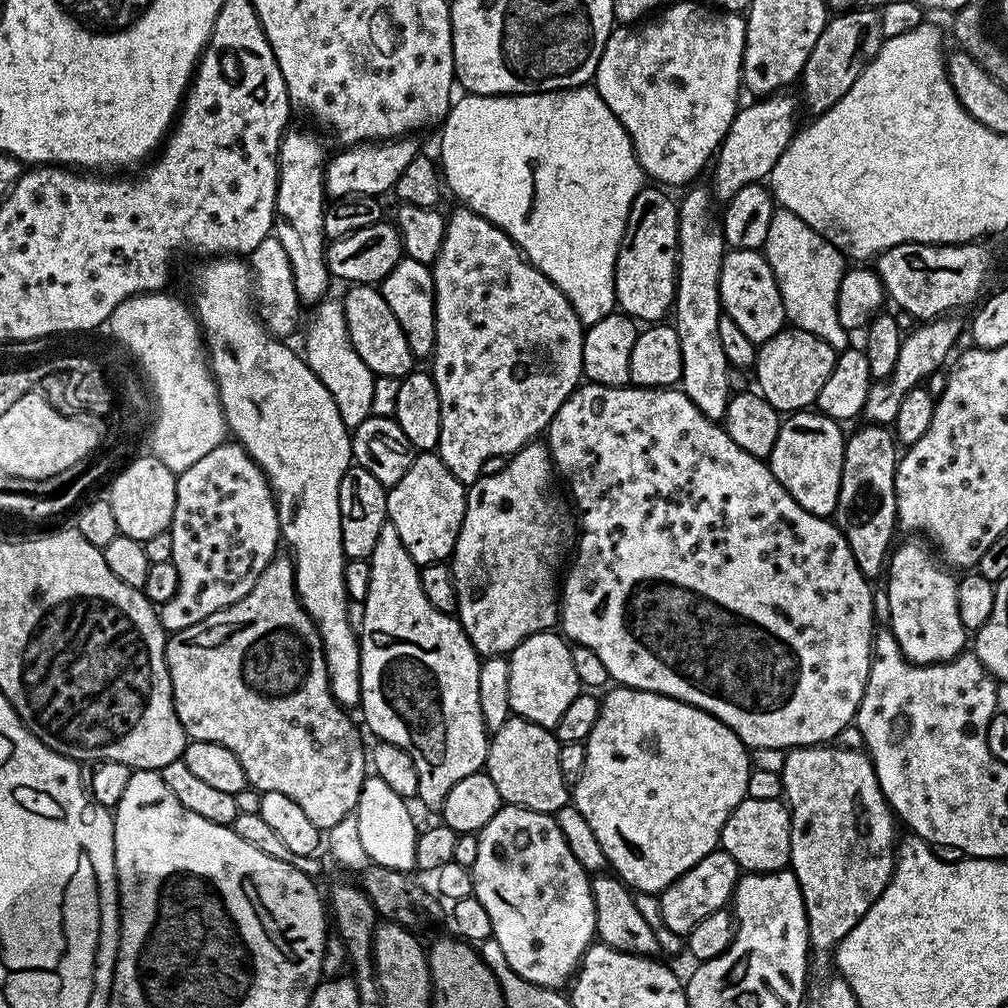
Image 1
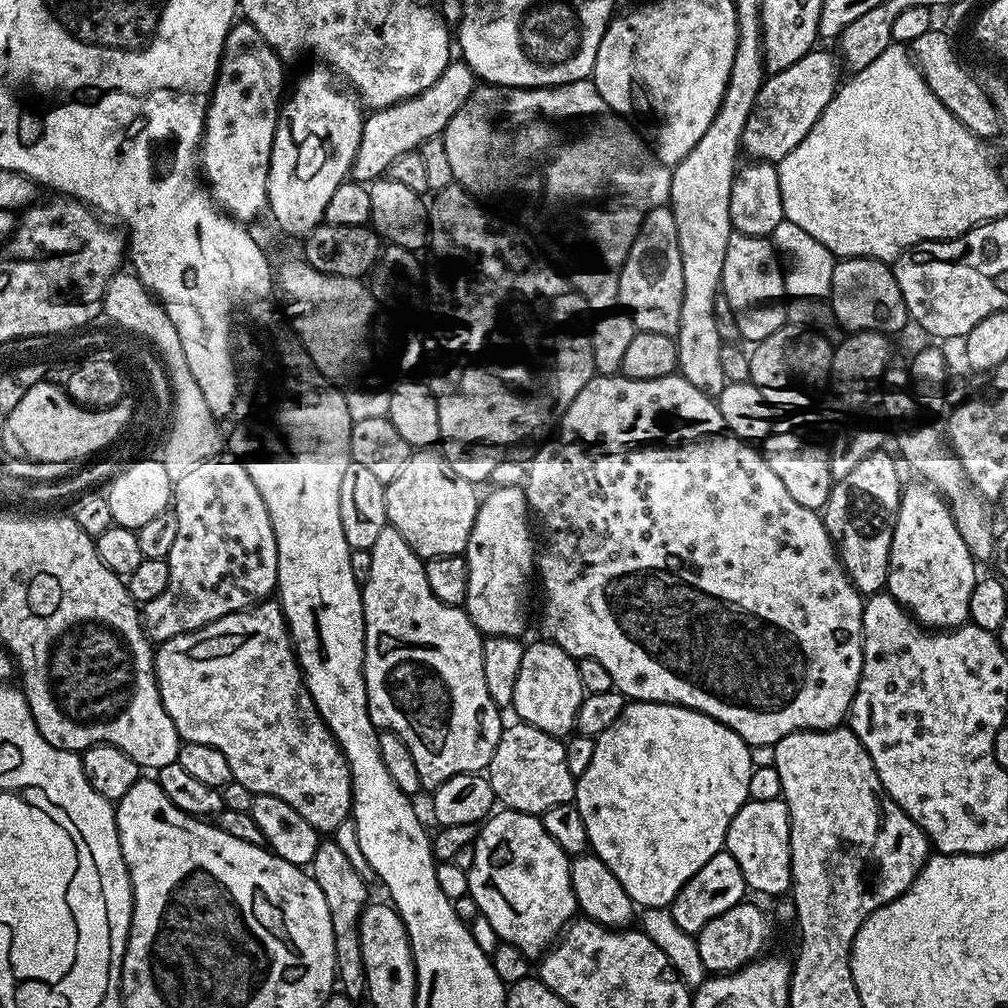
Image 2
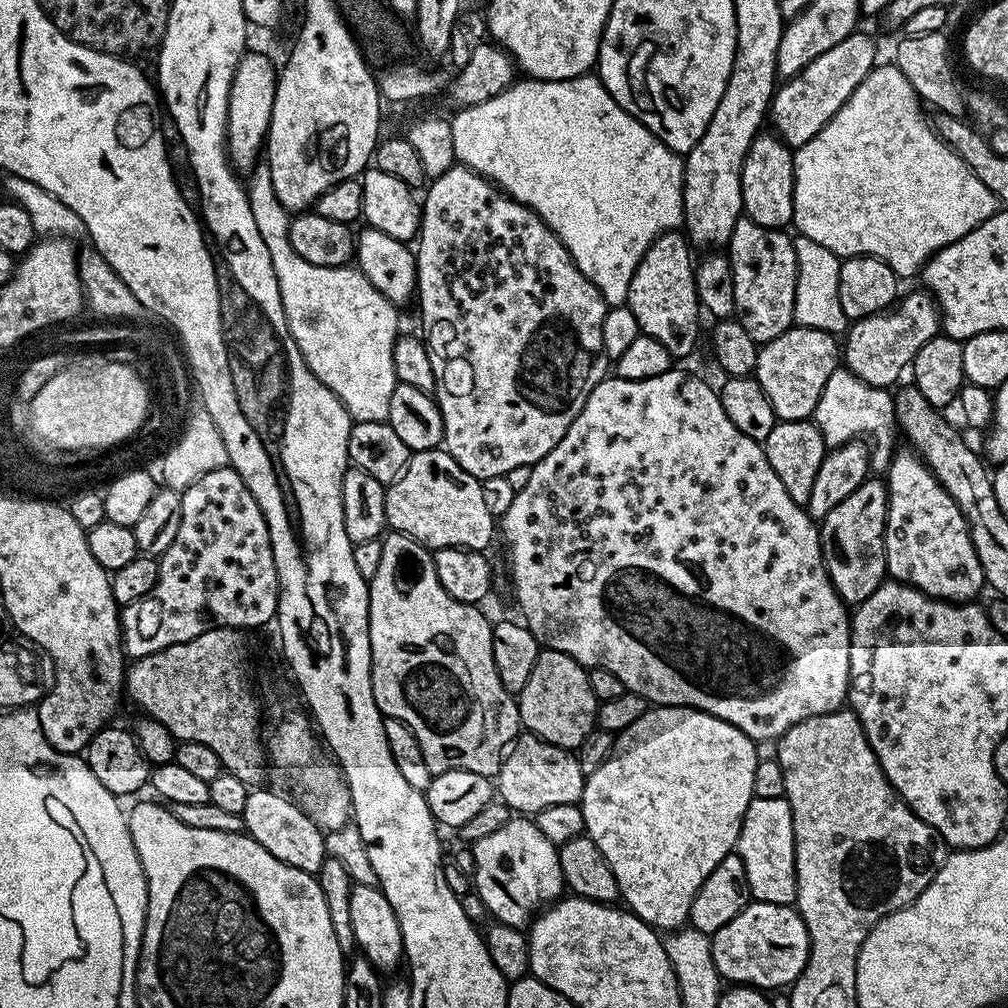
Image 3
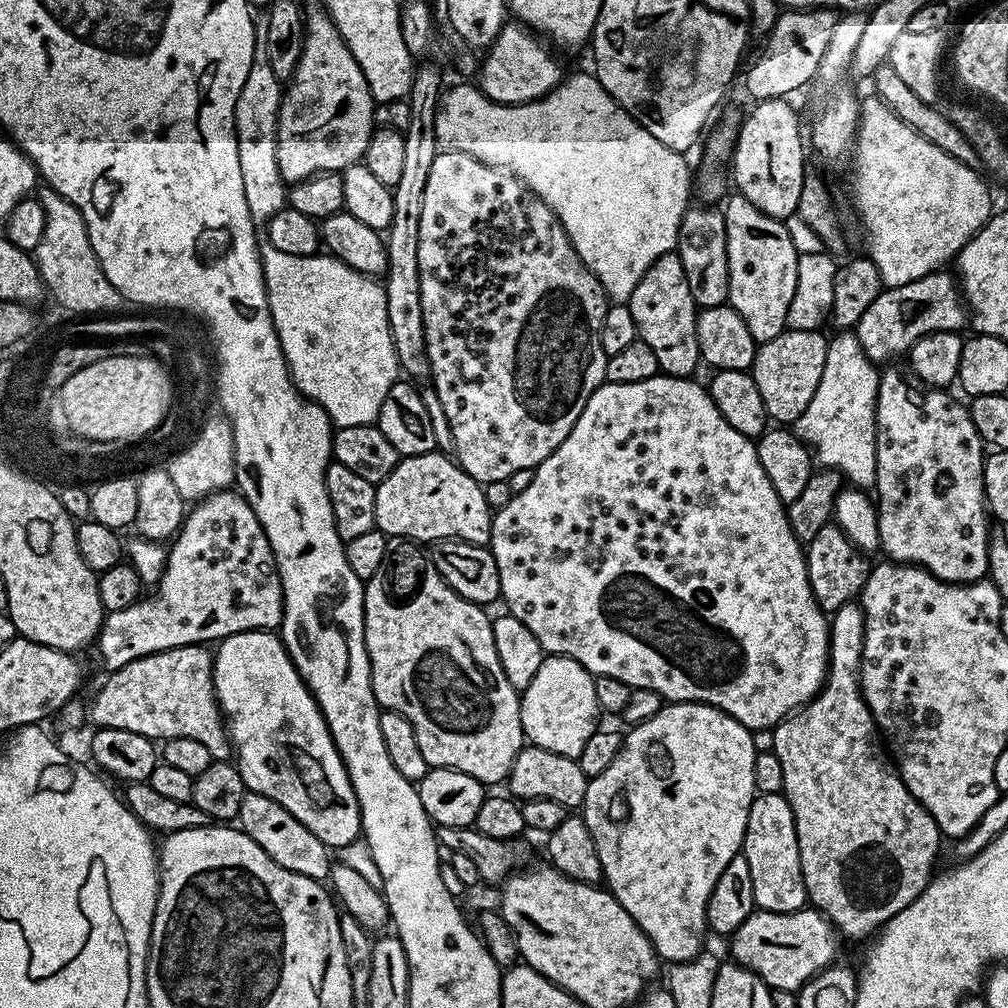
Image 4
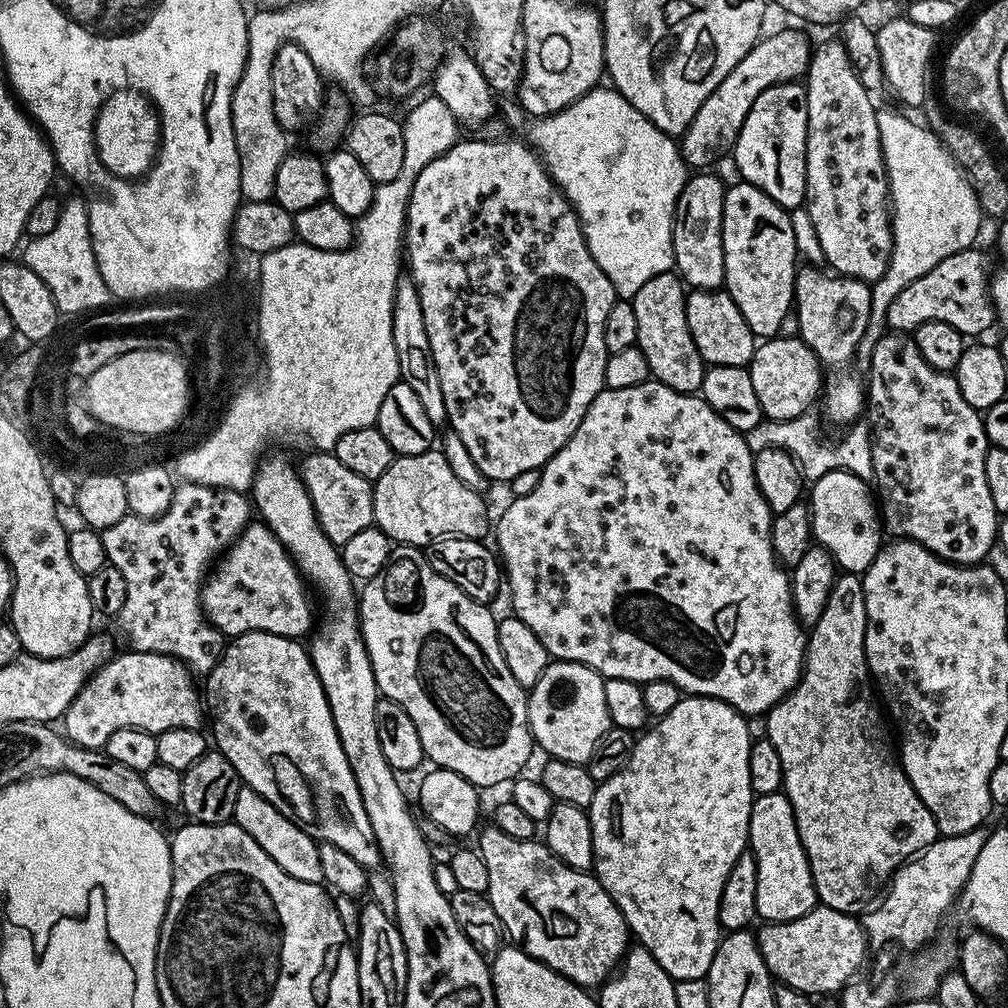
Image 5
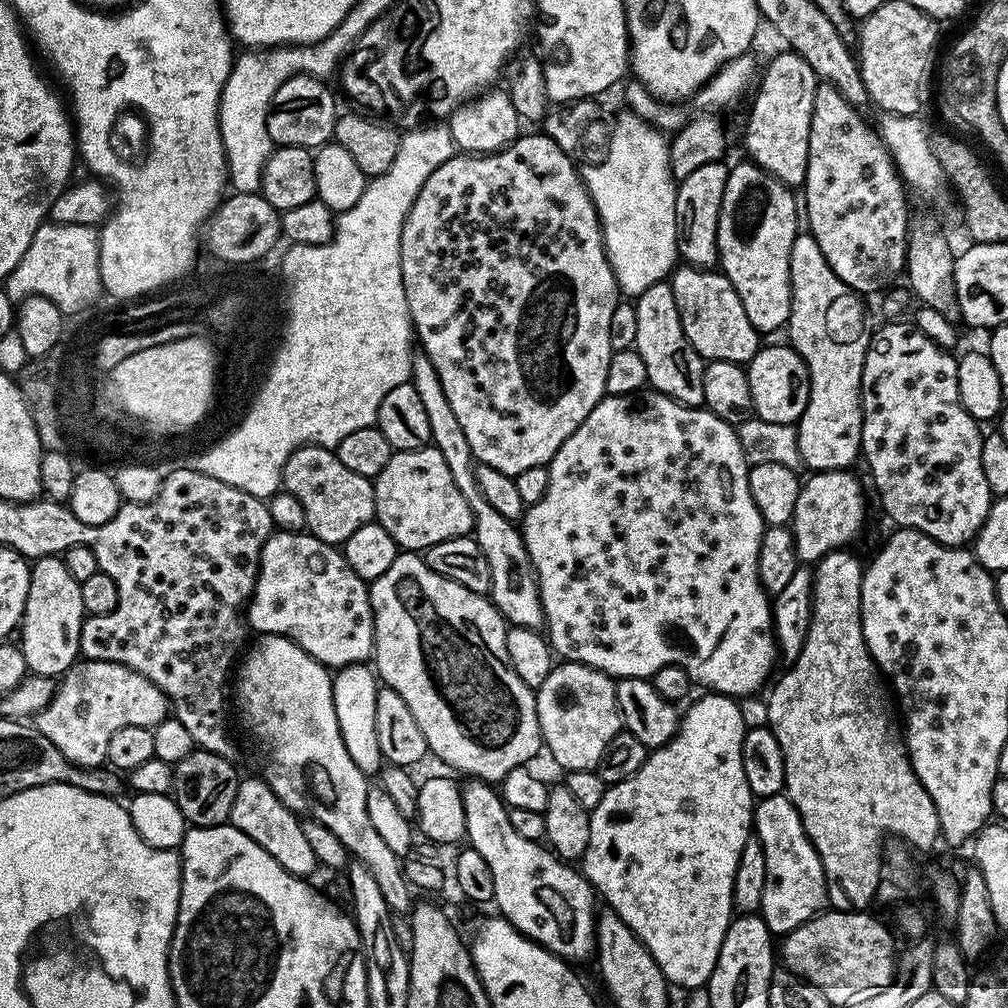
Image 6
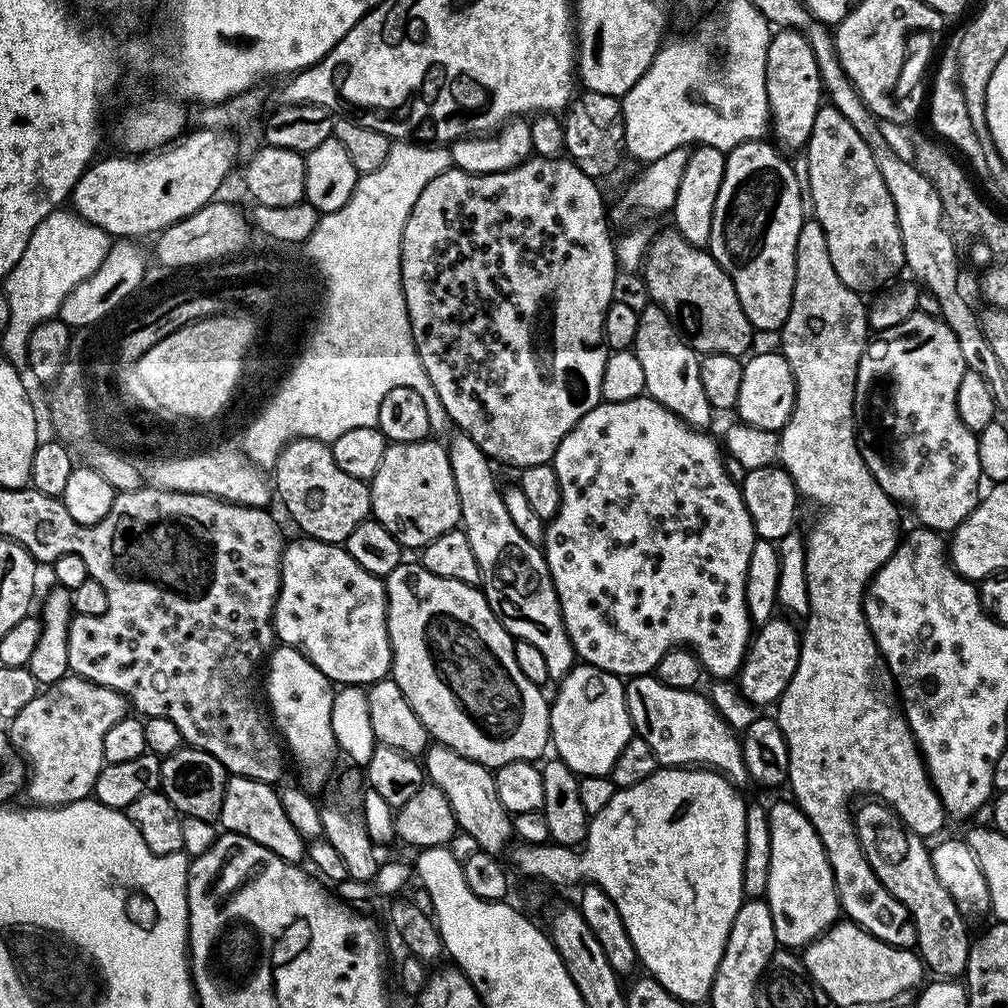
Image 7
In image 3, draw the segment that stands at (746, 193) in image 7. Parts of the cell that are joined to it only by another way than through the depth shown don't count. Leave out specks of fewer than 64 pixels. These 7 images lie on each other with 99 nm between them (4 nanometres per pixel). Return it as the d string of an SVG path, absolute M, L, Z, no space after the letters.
M741 218L726 245L726 255L732 263L735 315L758 346L770 343L794 324L796 246L793 237L788 237L788 234L779 228L767 228Z

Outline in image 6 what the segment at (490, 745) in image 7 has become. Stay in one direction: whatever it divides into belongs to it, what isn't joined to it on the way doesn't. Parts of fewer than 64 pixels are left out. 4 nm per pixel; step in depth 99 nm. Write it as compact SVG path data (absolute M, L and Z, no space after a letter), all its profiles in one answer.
M404 550L396 555L394 563L386 569L386 574L371 581L368 593L374 614L374 671L382 681L383 687L393 688L406 701L406 706L410 706L410 714L414 714L414 719L417 720L418 727L426 738L429 753L433 757L436 755L442 763L465 772L465 777L489 782L499 782L506 774L510 774L510 770L523 768L532 762L528 760L534 759L536 751L541 751L542 748L536 694L533 689L526 686L526 682L522 682L522 678L518 678L518 674L514 674L514 666L510 666L510 654L506 650L506 634L509 625L491 599L487 595L466 590L466 586L450 578L442 578L442 574L430 570L423 555L412 550Z

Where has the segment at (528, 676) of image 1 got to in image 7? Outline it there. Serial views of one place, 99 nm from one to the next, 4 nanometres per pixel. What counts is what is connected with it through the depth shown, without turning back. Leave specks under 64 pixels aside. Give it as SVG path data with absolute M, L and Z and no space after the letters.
M583 662L573 666L555 685L556 697L551 697L548 709L550 744L553 749L556 747L555 755L562 762L566 762L566 766L570 766L570 770L574 770L577 776L609 775L614 762L618 762L618 754L622 754L622 746L630 742L634 733L630 714L626 710L624 685L625 681L621 677Z

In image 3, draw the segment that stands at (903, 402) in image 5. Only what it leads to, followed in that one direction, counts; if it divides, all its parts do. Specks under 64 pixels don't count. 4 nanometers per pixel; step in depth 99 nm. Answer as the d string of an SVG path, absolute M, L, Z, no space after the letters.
M897 451L889 462L889 468L886 473L886 487L888 489L888 517L886 518L886 526L884 527L884 549L886 550L886 566L888 567L887 575L891 579L898 580L902 584L909 584L911 588L917 588L918 591L933 596L935 600L947 600L949 602L972 602L977 599L980 588L985 587L984 575L982 574L982 566L978 562L978 554L974 554L974 542L968 533L968 523L962 514L962 510L958 510L958 506L954 502L954 498L950 498L950 494L939 482L936 481L936 475L928 469L928 465L916 455L915 451L908 452Z

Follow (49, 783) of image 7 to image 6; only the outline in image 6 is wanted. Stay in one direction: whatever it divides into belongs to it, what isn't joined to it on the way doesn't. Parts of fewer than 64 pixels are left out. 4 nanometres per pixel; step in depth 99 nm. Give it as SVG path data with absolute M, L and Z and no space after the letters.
M81 659L59 677L52 701L36 713L34 727L78 768L98 768L107 761L110 738L122 726L155 728L169 719L168 695L141 672L114 662Z

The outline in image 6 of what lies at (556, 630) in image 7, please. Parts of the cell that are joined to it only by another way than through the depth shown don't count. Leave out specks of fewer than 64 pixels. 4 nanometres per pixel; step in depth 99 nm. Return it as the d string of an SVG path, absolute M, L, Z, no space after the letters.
M422 350L412 357L412 375L410 383L418 392L426 410L427 421L430 422L431 447L437 448L446 458L446 466L450 466L450 474L454 474L454 486L462 490L462 498L472 511L472 532L482 546L482 554L486 554L486 562L490 562L490 582L492 590L490 599L497 610L504 616L509 625L518 628L544 628L544 611L540 601L540 587L536 581L536 571L530 562L530 554L526 554L524 539L520 536L519 527L513 521L502 518L486 498L482 498L482 490L478 490L476 481L476 464L470 450L470 442L466 442L466 433L458 422L450 402L446 402L446 394L442 390L442 382L438 382L438 370L434 370L434 362Z

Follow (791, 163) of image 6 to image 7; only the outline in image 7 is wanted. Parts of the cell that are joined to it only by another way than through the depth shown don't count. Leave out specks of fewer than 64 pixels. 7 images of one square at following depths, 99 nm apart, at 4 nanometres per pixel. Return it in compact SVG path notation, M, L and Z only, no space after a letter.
M781 28L772 37L766 50L766 98L770 128L788 148L803 149L810 138L814 118L822 106L824 83L818 74L814 50L803 33L792 28Z

